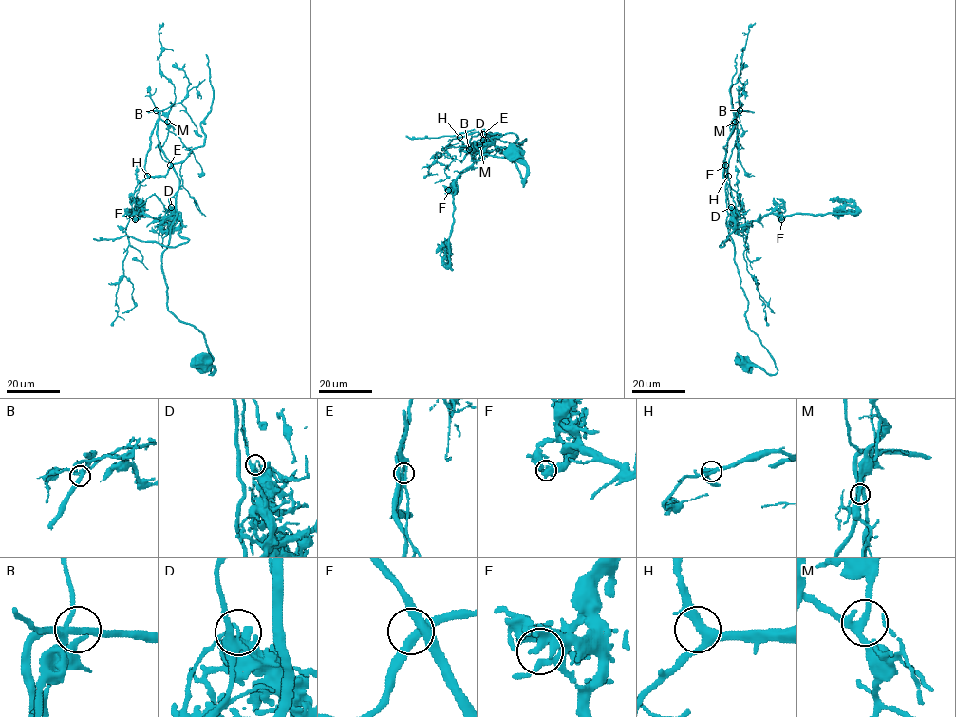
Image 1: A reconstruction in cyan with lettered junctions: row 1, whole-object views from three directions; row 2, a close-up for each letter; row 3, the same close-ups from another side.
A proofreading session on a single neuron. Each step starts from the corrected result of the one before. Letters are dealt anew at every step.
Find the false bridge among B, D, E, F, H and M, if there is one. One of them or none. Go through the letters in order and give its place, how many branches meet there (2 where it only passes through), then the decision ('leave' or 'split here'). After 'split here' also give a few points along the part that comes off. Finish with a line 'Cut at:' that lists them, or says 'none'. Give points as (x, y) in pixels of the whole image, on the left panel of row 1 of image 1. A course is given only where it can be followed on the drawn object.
B: (156, 110) | 3 | leave
D: (171, 207) | 4 | split here | (171, 207), (176, 215), (173, 228), (148, 215), (139, 215), (132, 200)
E: (170, 165) | 4 | leave
F: (135, 219) | 5 | leave
H: (147, 176) | 3 | leave
M: (167, 122) | 4 | leave
Cut at: D

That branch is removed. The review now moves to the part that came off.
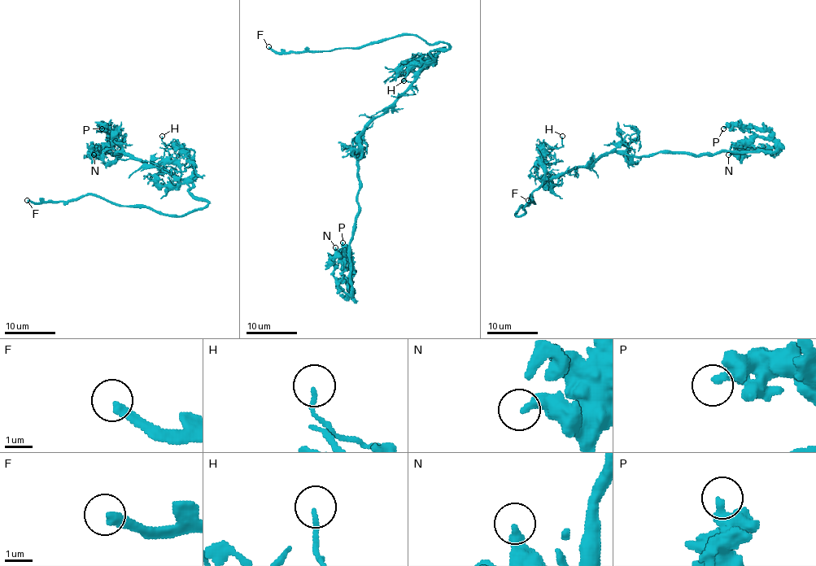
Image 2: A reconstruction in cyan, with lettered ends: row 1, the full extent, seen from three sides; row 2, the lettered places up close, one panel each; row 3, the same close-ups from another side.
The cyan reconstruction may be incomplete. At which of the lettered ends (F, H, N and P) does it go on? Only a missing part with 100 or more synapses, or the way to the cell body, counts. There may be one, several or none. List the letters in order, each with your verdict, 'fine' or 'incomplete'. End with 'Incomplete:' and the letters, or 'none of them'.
F: incomplete
H: fine
N: fine
P: fine
Incomplete: F

